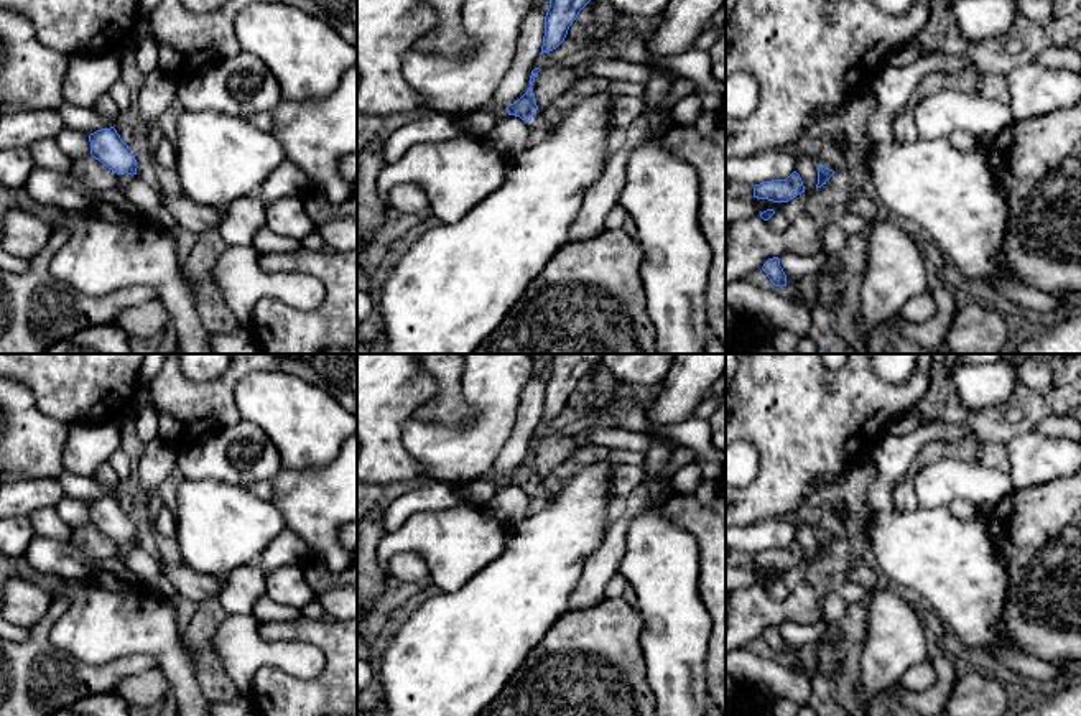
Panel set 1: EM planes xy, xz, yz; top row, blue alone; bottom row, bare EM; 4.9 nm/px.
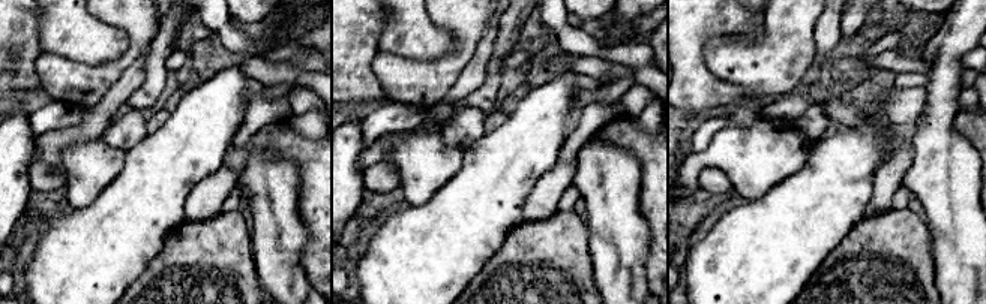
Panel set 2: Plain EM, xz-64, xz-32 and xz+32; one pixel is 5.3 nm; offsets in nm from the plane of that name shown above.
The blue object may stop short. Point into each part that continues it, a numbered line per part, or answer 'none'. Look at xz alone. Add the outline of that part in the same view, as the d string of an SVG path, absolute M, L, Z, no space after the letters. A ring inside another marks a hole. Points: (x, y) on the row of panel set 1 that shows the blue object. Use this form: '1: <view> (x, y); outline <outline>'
1: xz (538, 120); outline M536 110L531 120L528 122L530 127L533 128L545 128L548 133L553 132L559 122L550 122L545 119L543 110Z

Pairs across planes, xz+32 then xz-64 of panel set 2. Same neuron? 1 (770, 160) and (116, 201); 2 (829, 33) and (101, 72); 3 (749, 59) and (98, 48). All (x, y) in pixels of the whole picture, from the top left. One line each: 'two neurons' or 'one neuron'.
1: two neurons
2: two neurons
3: two neurons

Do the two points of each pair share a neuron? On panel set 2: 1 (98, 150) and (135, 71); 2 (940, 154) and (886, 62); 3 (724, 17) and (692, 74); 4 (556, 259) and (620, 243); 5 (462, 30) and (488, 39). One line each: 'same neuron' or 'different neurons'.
1: different neurons
2: different neurons
3: same neuron
4: different neurons
5: different neurons

